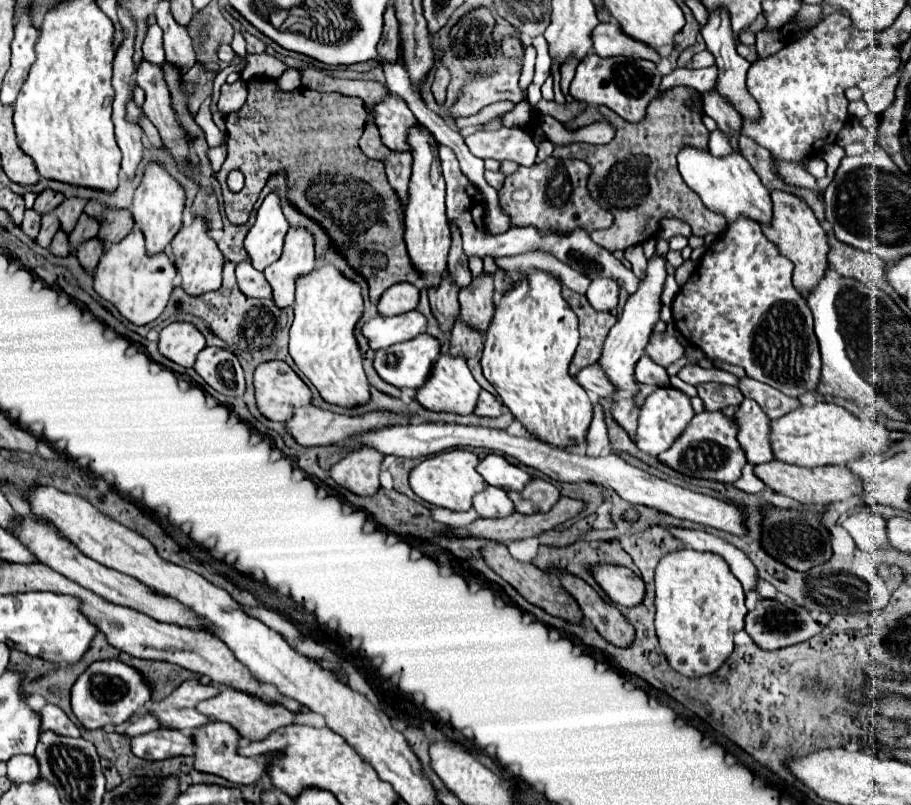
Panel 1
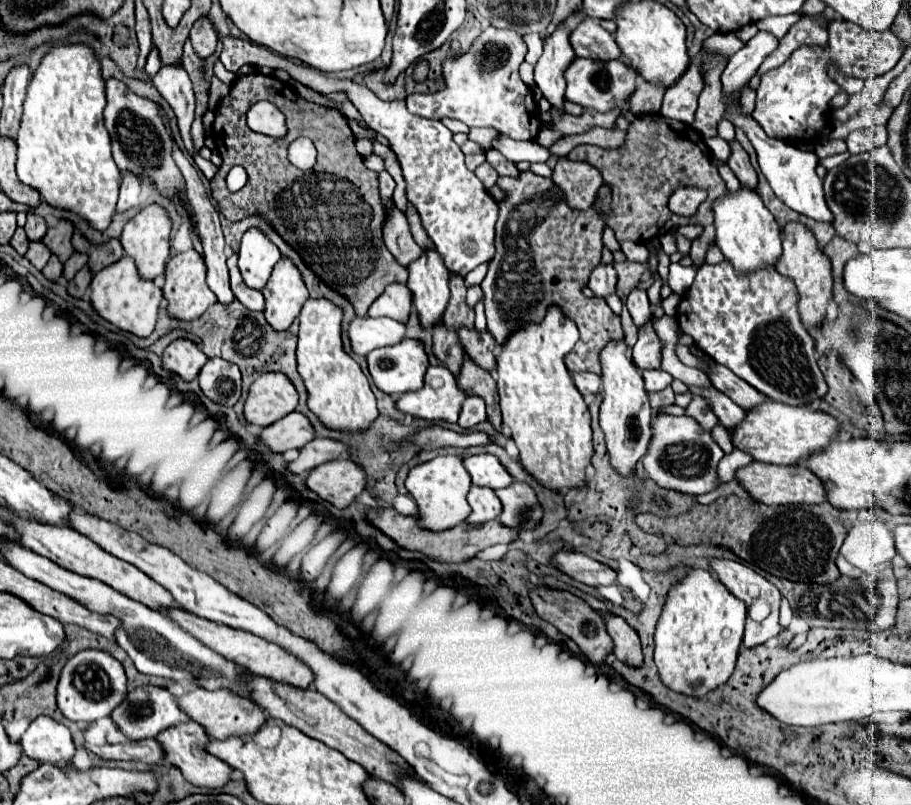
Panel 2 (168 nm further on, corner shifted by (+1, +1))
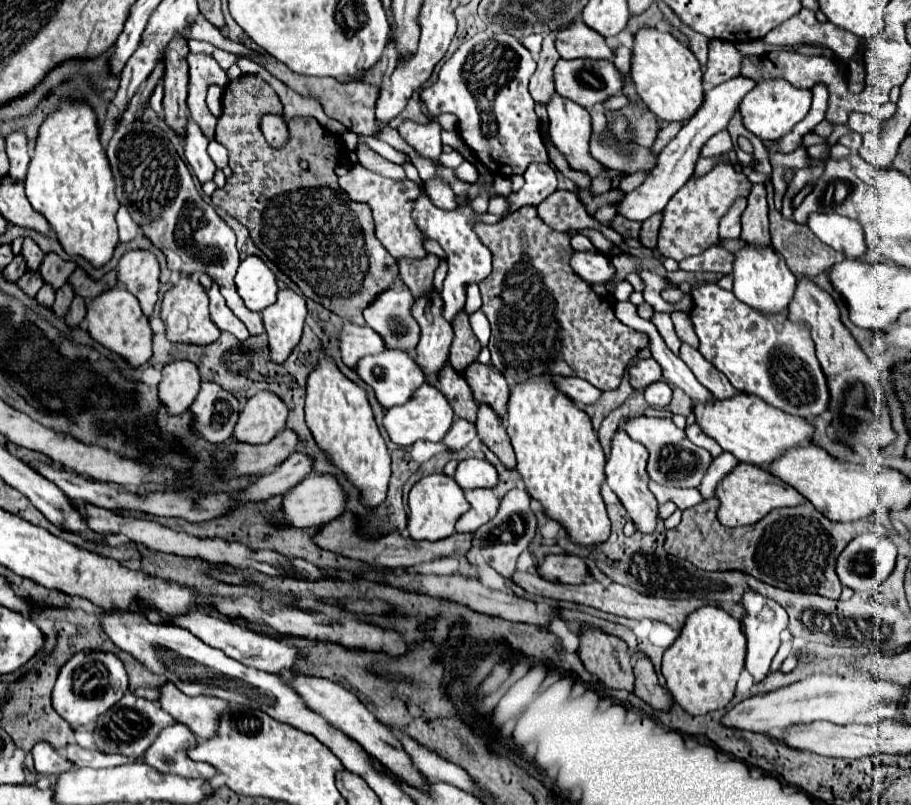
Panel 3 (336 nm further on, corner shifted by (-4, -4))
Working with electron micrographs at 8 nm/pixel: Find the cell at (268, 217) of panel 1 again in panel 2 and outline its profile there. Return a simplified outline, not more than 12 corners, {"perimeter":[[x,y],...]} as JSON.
{"perimeter":[[250,227],[238,251],[246,285],[262,289],[280,257],[262,229]]}

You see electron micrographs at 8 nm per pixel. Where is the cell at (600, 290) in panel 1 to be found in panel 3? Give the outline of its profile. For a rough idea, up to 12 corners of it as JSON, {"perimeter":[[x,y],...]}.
{"perimeter":[[575,252],[571,268],[587,284],[615,276],[601,252]]}

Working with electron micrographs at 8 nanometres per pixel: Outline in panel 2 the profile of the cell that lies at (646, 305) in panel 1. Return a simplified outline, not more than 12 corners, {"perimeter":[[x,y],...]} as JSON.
{"perimeter":[[624,339],[602,347],[600,427],[628,475],[646,453],[652,409]]}

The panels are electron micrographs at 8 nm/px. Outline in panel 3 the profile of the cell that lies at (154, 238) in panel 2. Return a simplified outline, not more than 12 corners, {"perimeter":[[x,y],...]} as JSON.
{"perimeter":[[147,250],[117,266],[123,284],[149,318],[157,302],[159,264]]}

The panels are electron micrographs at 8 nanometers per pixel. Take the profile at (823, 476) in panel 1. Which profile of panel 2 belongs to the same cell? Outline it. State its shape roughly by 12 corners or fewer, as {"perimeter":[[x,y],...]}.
{"perimeter":[[752,461],[736,479],[766,505],[820,505],[808,467]]}

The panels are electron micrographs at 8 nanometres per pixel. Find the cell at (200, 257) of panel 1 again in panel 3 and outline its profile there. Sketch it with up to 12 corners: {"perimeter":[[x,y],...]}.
{"perimeter":[[191,276],[161,302],[171,342],[207,346],[221,334]]}

